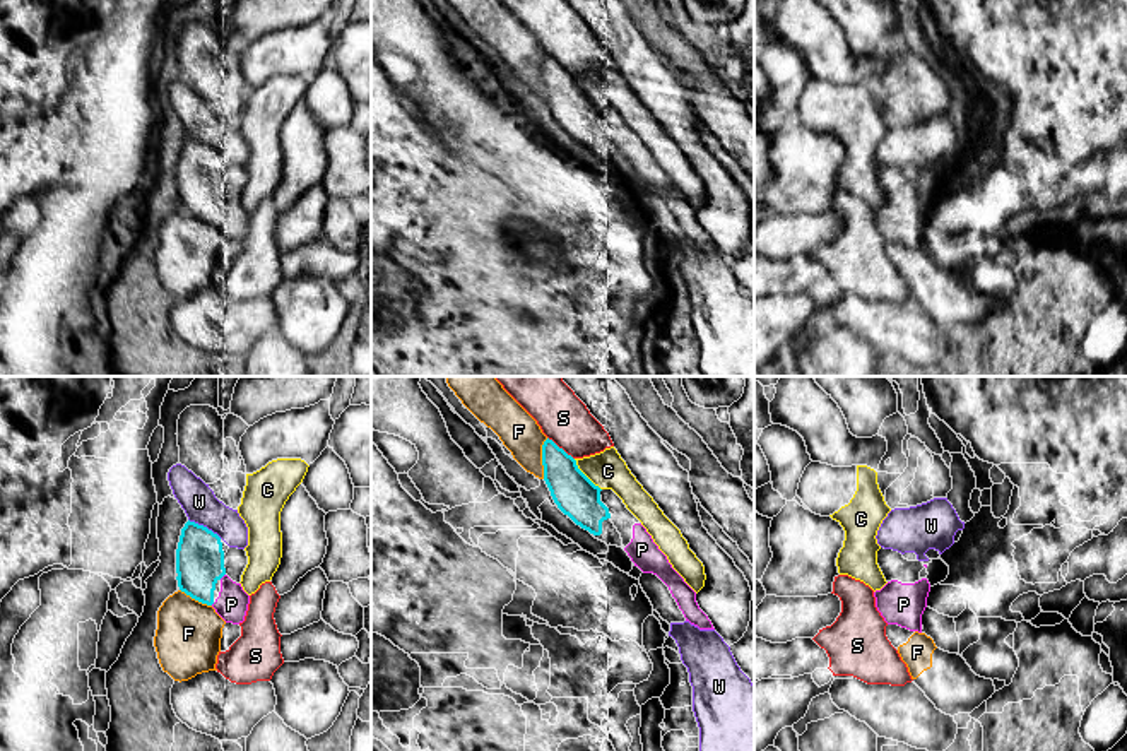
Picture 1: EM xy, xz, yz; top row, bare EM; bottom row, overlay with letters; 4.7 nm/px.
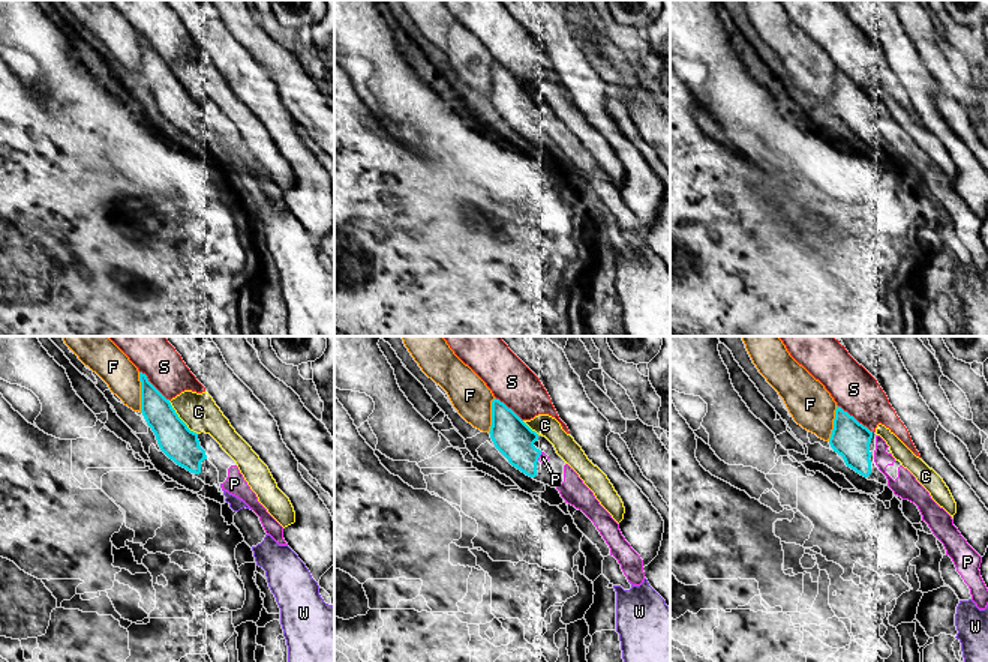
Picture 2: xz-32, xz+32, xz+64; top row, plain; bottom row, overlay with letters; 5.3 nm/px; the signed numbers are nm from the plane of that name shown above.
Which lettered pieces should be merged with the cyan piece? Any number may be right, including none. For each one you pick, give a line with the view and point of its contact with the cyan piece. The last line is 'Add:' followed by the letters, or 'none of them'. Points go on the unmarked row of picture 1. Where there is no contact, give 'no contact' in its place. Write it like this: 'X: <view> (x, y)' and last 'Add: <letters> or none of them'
P: xy (221, 194)
Add: P

